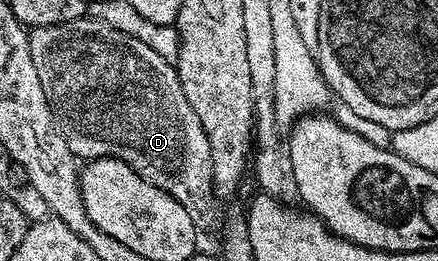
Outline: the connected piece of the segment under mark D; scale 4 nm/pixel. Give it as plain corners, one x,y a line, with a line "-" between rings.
83,17
67,23
36,27
29,32
29,36
32,62
36,64
36,74
40,76
40,86
44,88
44,97
48,97
48,105
52,109
52,117
56,121
58,131
64,137
64,141
68,141
68,149
72,149
72,153
82,161
122,159
132,169
136,169
136,173
140,173
140,177
144,177
144,181
156,185
156,189
160,189
164,194
180,201
180,205
184,205
184,209
188,209
188,217
192,217
192,221
197,227
206,229
214,222
215,226
219,222
220,211
218,215
217,201
219,202
219,200
216,198
214,189
212,155
208,149
208,137
204,133
204,125
200,125
200,117
196,117
192,105
188,105
188,97
184,97
184,89
180,85
177,66
171,60
160,57
160,53
156,53
156,49
148,49
148,45
144,41
140,41
136,37
128,37
128,33
120,33
120,29
112,29
104,21
93,17

